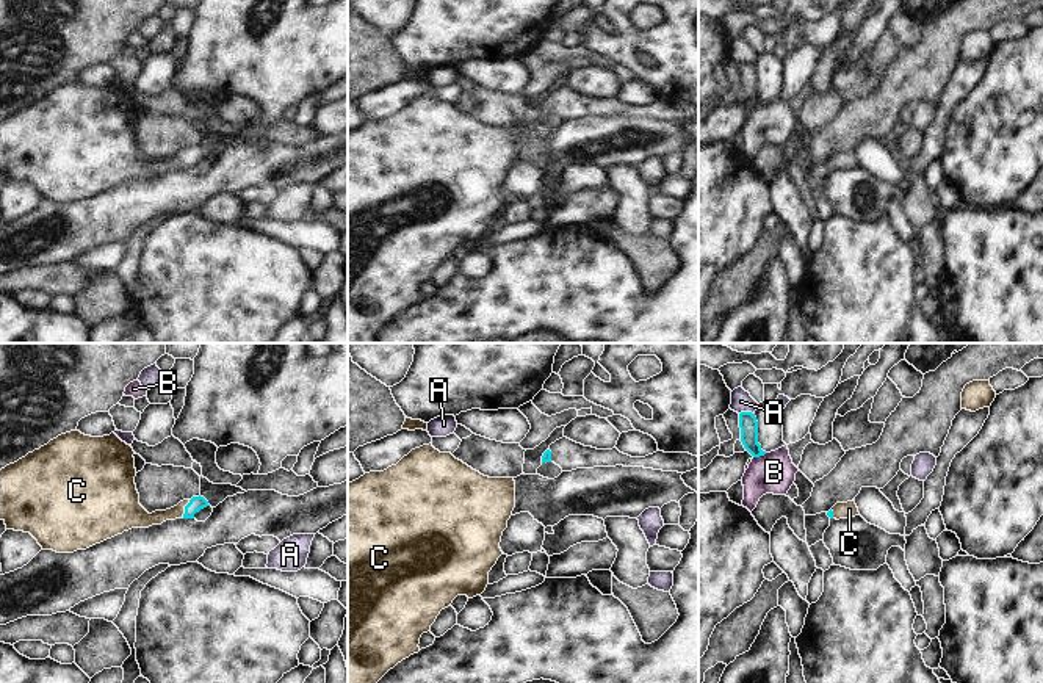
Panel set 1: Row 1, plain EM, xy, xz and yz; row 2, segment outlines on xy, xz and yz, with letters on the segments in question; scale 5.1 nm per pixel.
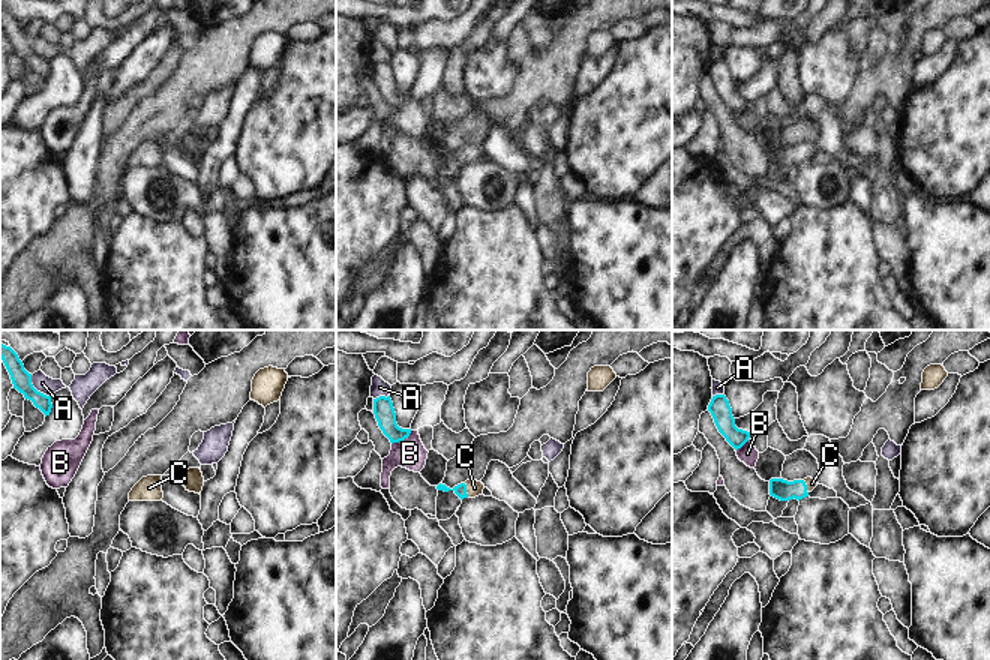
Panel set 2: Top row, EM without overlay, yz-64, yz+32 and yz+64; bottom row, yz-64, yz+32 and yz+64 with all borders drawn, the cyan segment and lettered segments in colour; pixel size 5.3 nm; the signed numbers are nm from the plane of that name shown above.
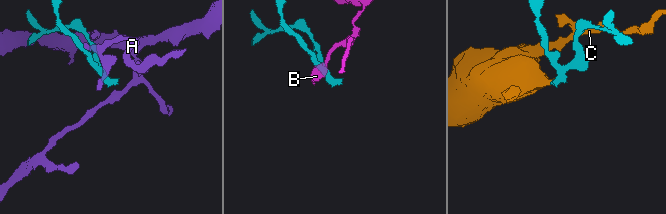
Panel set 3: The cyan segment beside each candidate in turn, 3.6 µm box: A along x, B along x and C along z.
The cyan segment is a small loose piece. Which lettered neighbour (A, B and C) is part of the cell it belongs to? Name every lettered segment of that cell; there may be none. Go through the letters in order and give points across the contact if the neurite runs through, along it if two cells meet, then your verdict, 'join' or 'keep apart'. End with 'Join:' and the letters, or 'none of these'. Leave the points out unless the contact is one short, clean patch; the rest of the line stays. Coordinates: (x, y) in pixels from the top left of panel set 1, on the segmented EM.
A: border along yz (754, 412), (739, 414); keep apart
B: border along yz (766, 453), (754, 458); keep apart
C: runs through xy (196, 503), (185, 508), (158, 517), (138, 517); join
Join: C

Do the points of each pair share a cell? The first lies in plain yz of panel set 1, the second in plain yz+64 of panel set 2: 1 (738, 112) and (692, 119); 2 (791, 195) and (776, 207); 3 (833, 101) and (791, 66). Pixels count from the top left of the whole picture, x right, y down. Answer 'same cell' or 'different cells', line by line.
1: same cell
2: same cell
3: different cells

